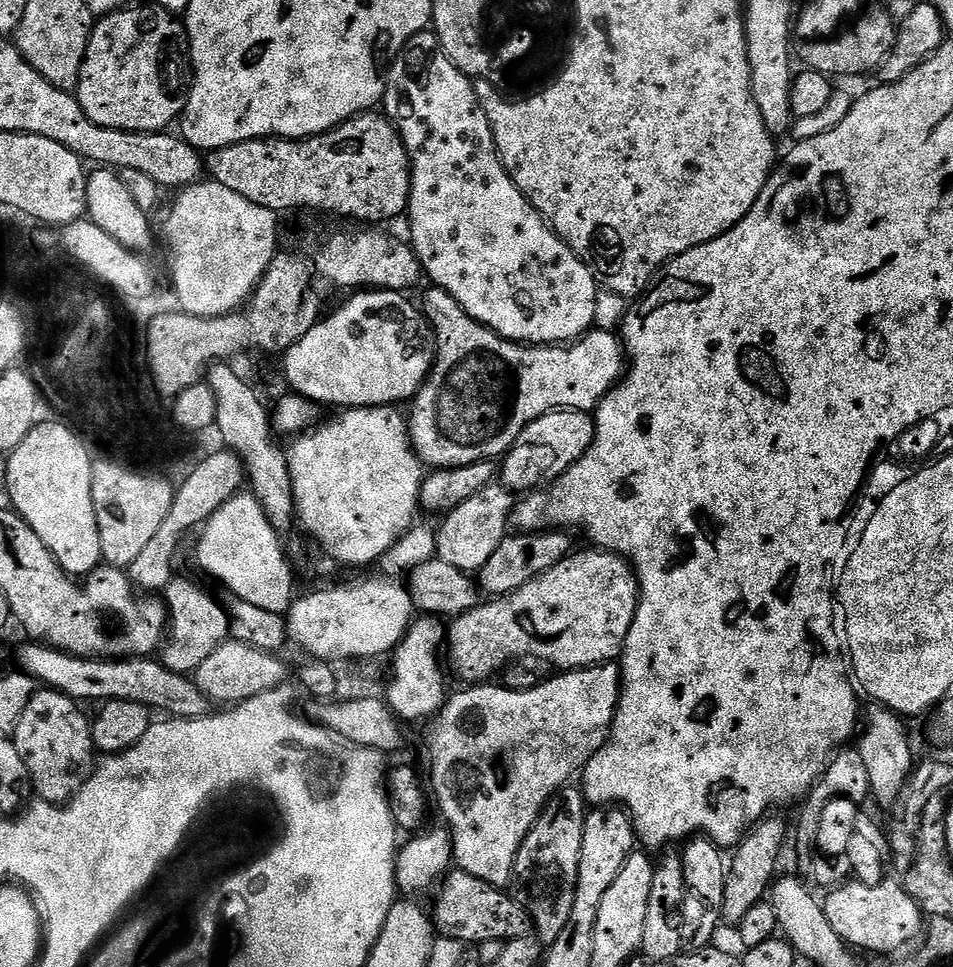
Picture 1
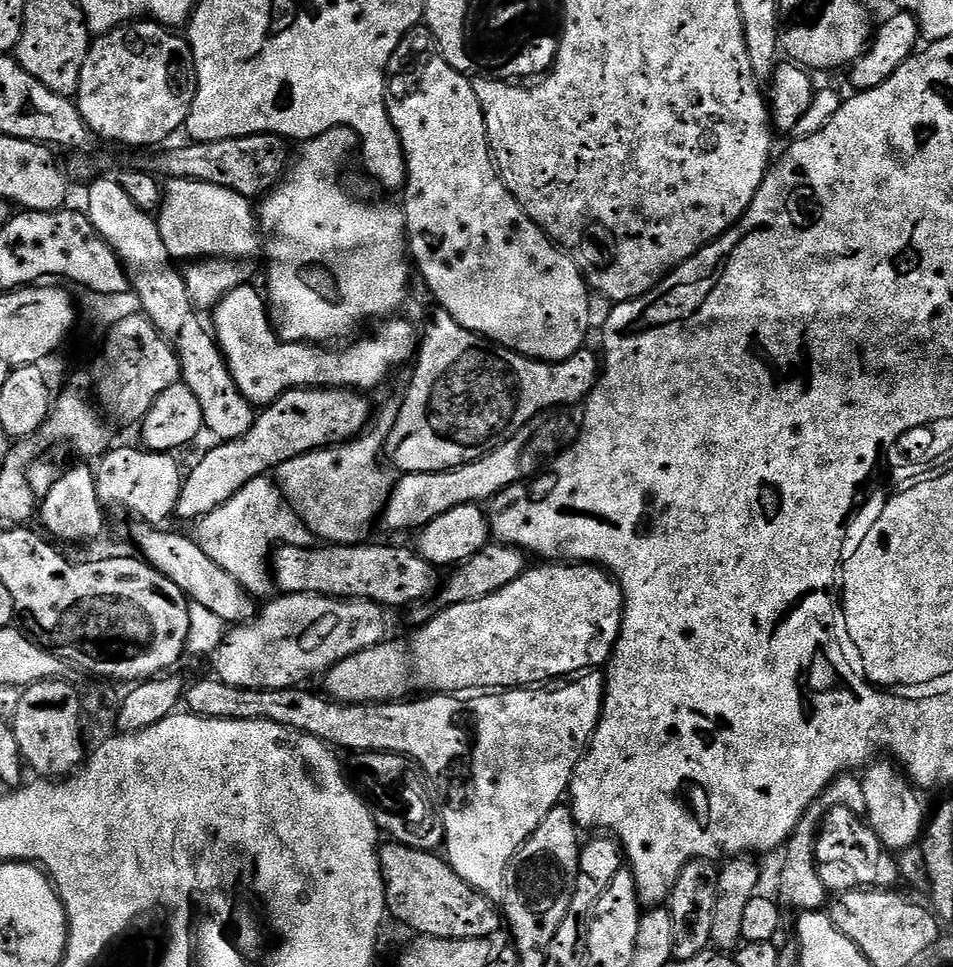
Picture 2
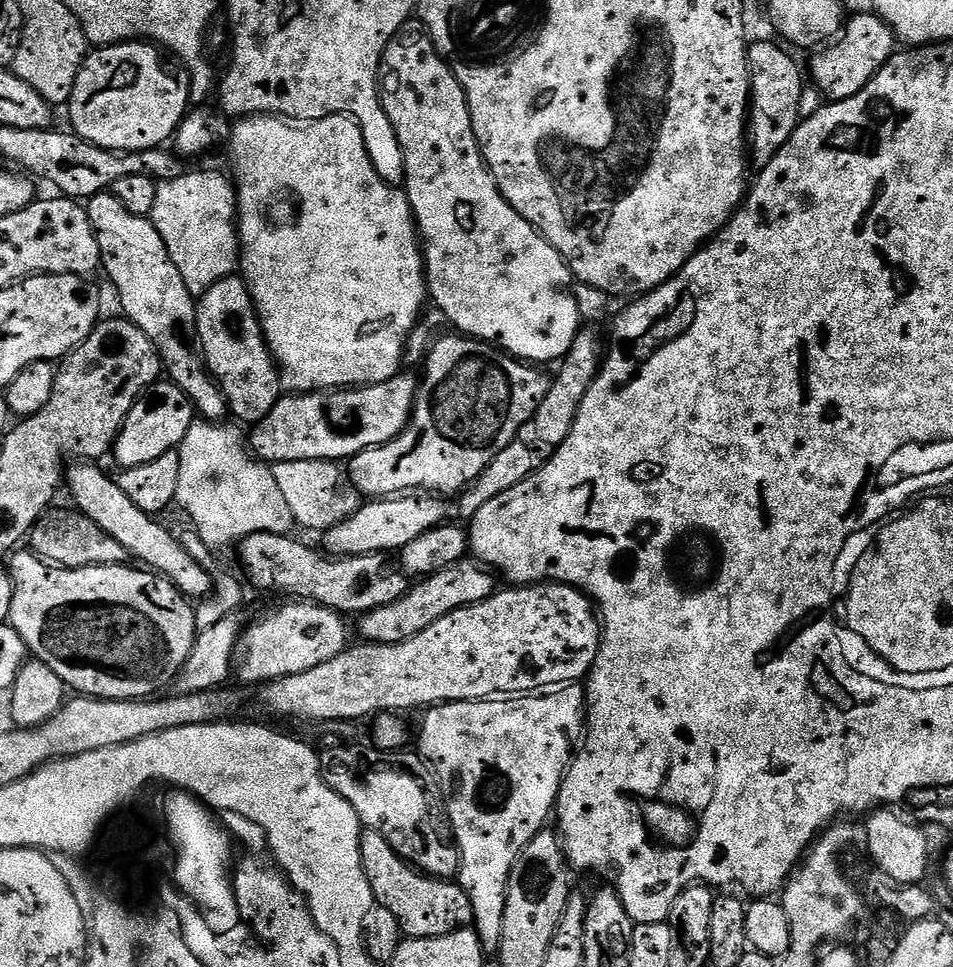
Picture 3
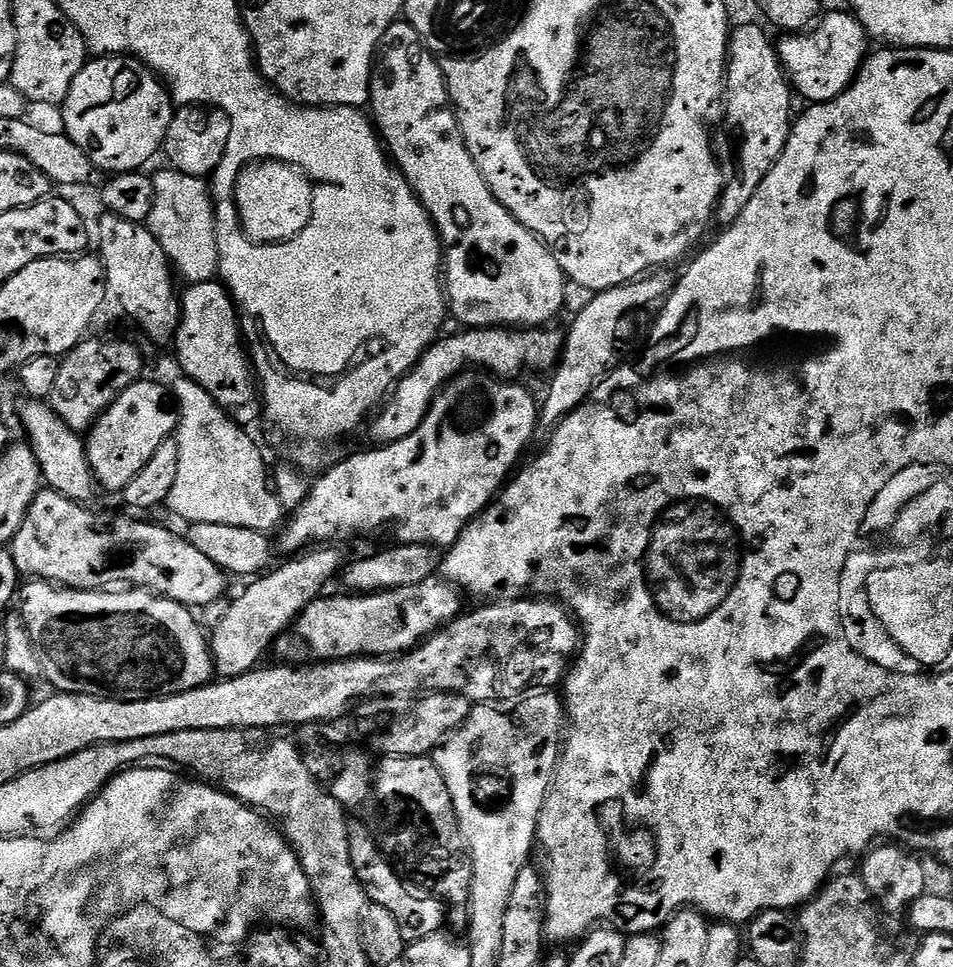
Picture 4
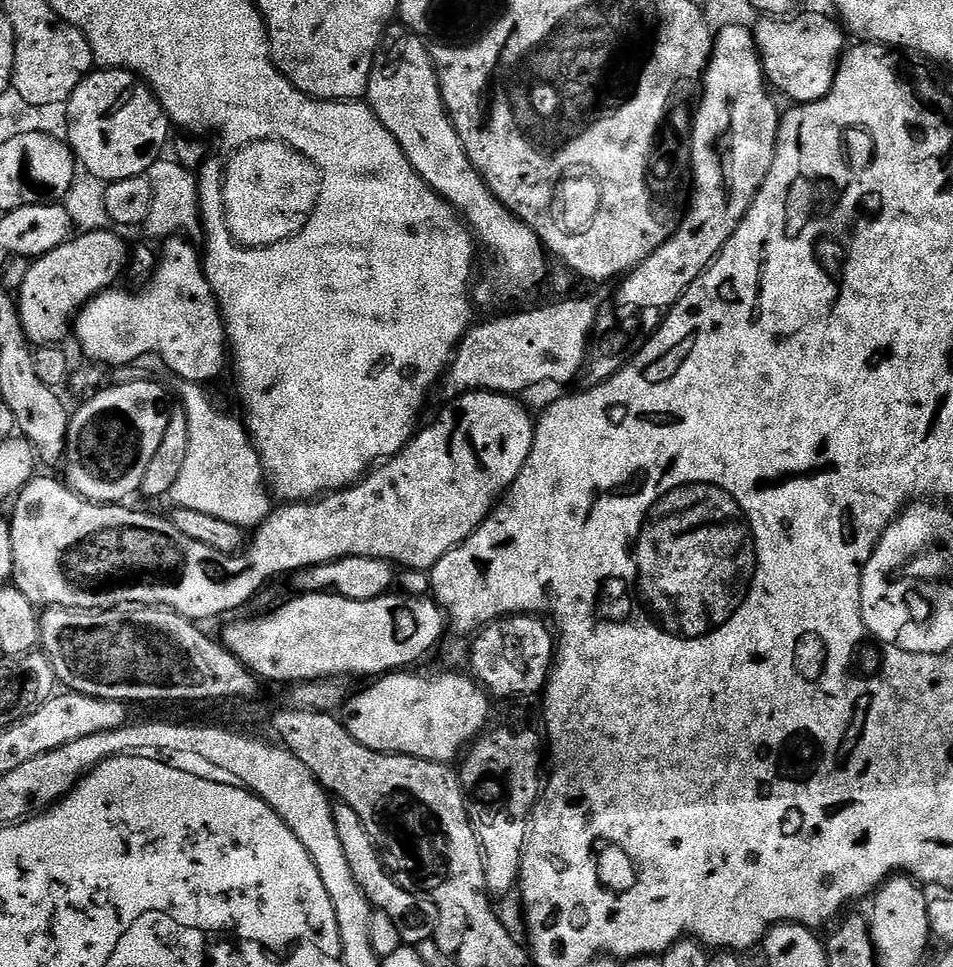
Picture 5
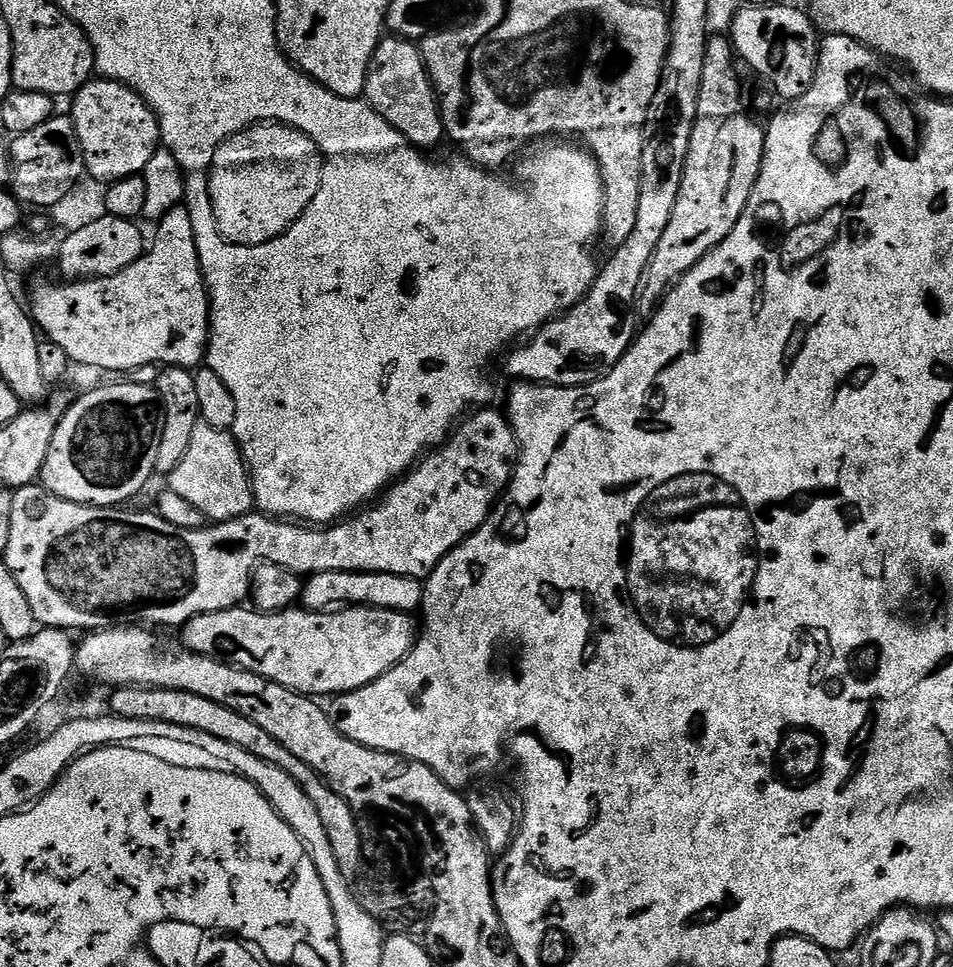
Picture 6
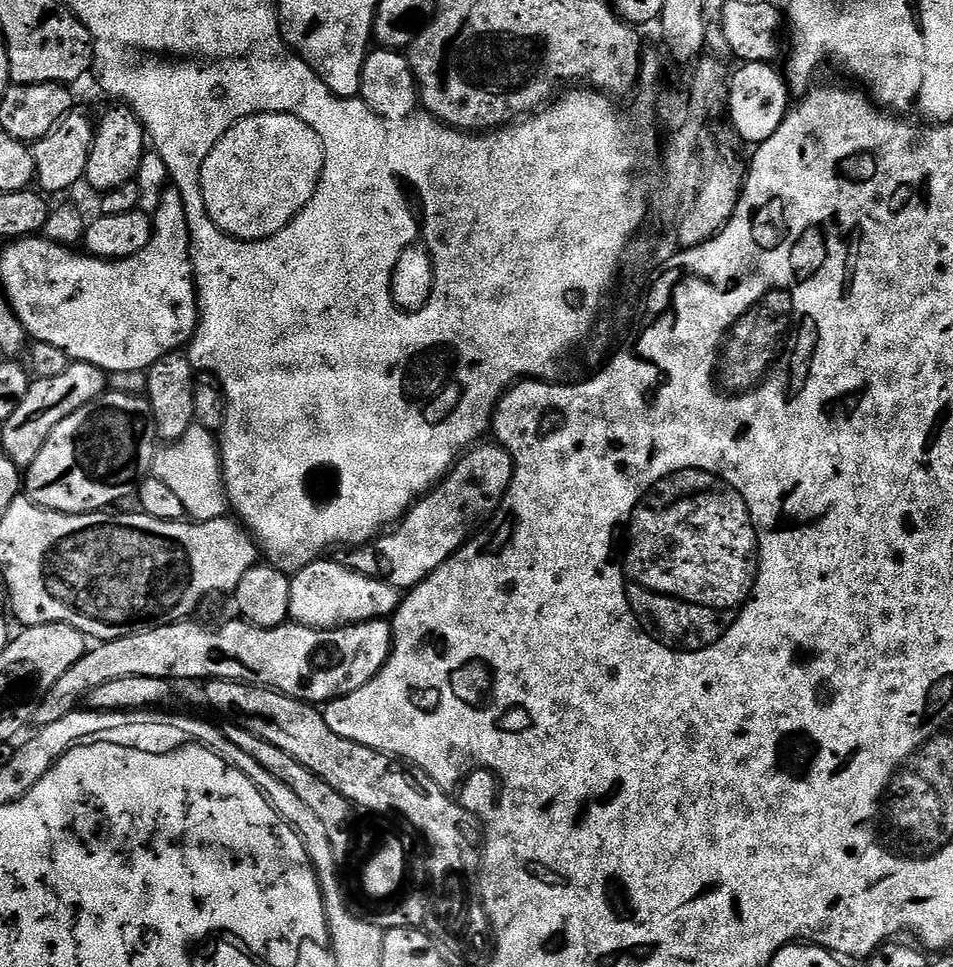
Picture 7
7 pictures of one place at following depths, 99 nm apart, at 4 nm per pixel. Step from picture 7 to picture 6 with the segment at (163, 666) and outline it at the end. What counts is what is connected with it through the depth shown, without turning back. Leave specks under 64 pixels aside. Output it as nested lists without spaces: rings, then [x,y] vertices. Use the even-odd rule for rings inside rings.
[[[248,606],[238,608],[227,608],[226,610],[218,610],[210,614],[202,614],[195,616],[192,620],[187,620],[182,626],[184,632],[183,647],[188,651],[198,654],[199,656],[208,656],[212,660],[223,660],[226,664],[232,664],[236,668],[241,668],[247,672],[258,674],[262,678],[266,678],[270,682],[274,682],[278,686],[286,686],[292,692],[296,692],[300,696],[309,698],[321,698],[320,696],[328,696],[327,698],[335,698],[343,696],[346,692],[353,692],[362,686],[366,686],[370,682],[374,682],[383,672],[389,672],[395,664],[402,662],[405,654],[412,649],[414,643],[414,624],[412,628],[413,617],[406,612],[395,612],[390,609],[378,609],[370,607],[348,606],[343,610],[327,610],[327,611],[309,611],[303,606],[291,606],[282,612],[260,612],[253,610]]]

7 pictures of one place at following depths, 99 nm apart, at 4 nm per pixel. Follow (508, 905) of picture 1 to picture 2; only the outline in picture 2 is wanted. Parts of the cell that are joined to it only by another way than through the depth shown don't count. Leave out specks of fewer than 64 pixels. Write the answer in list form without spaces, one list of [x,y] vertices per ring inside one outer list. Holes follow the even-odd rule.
[[[399,842],[381,843],[378,851],[387,915],[413,928],[417,937],[489,939],[502,928],[501,909],[489,896],[462,882],[443,855],[432,850],[409,848]]]

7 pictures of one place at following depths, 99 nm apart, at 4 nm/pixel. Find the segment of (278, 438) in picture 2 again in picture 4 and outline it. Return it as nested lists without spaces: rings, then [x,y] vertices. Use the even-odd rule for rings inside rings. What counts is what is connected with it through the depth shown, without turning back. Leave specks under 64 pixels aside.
[[[545,326],[543,328],[469,328],[465,327],[464,332],[456,332],[453,336],[445,335],[443,338],[437,339],[433,344],[431,344],[425,352],[420,355],[420,359],[416,361],[415,364],[412,365],[412,369],[406,375],[403,376],[400,381],[396,383],[396,387],[392,389],[390,395],[385,399],[382,407],[371,417],[370,425],[372,424],[372,436],[377,445],[383,446],[385,444],[393,444],[394,442],[398,442],[402,438],[406,438],[410,434],[414,434],[414,430],[418,430],[418,426],[422,426],[422,422],[426,418],[426,414],[430,410],[430,406],[434,402],[434,398],[440,390],[446,385],[448,385],[455,376],[460,375],[461,372],[468,369],[476,369],[483,370],[497,378],[520,378],[520,375],[523,372],[545,372],[545,374],[551,373],[553,369],[555,369],[556,365],[560,362],[560,356],[564,353],[564,337],[565,333],[563,331],[560,332],[556,329],[556,326]]]

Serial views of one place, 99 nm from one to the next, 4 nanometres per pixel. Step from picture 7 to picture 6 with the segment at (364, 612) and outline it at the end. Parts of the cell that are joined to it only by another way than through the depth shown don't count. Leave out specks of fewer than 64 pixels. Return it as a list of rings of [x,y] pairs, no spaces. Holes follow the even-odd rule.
[[[326,571],[309,577],[302,587],[301,605],[309,611],[327,611],[337,606],[359,606],[390,609],[409,614],[423,605],[424,588],[420,580],[402,575],[369,572]]]

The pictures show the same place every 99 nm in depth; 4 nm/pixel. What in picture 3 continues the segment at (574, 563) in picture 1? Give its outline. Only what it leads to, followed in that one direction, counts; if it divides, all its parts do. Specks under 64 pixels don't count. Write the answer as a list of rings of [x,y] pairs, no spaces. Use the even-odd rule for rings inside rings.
[[[545,582],[542,584],[533,584],[531,586],[512,586],[507,589],[509,592],[503,592],[503,590],[497,591],[489,600],[483,600],[477,604],[471,604],[465,608],[459,608],[454,610],[450,614],[446,614],[446,618],[438,618],[438,622],[434,622],[434,626],[426,626],[426,630],[422,630],[422,634],[414,634],[414,638],[410,638],[406,642],[398,642],[397,644],[369,644],[365,643],[364,648],[355,648],[355,646],[349,647],[342,654],[338,654],[338,658],[332,658],[330,662],[324,662],[322,666],[314,666],[314,670],[306,670],[302,674],[290,675],[282,680],[274,680],[271,684],[265,684],[259,689],[260,700],[273,712],[276,716],[293,716],[296,720],[360,720],[365,718],[371,718],[380,715],[381,712],[395,712],[397,714],[405,714],[411,708],[420,708],[419,710],[427,710],[438,704],[450,704],[454,700],[487,700],[489,698],[507,698],[513,694],[527,694],[530,692],[539,692],[545,688],[555,688],[562,684],[574,684],[583,681],[587,677],[588,673],[591,672],[594,662],[596,661],[596,655],[600,650],[600,641],[602,639],[602,621],[594,611],[593,601],[589,600],[587,596],[578,588],[572,588],[568,584],[554,584],[551,582]]]

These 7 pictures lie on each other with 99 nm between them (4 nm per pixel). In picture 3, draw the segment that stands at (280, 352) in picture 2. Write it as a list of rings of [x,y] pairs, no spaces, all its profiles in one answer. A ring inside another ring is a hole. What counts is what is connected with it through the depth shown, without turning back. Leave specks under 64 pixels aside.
[[[231,274],[211,285],[196,305],[196,339],[204,354],[204,363],[212,373],[216,384],[228,400],[229,413],[237,416],[247,426],[254,426],[274,407],[282,395],[280,369],[272,356],[264,332],[260,328],[260,317],[256,315],[256,302],[248,291],[248,285],[239,275]]]

